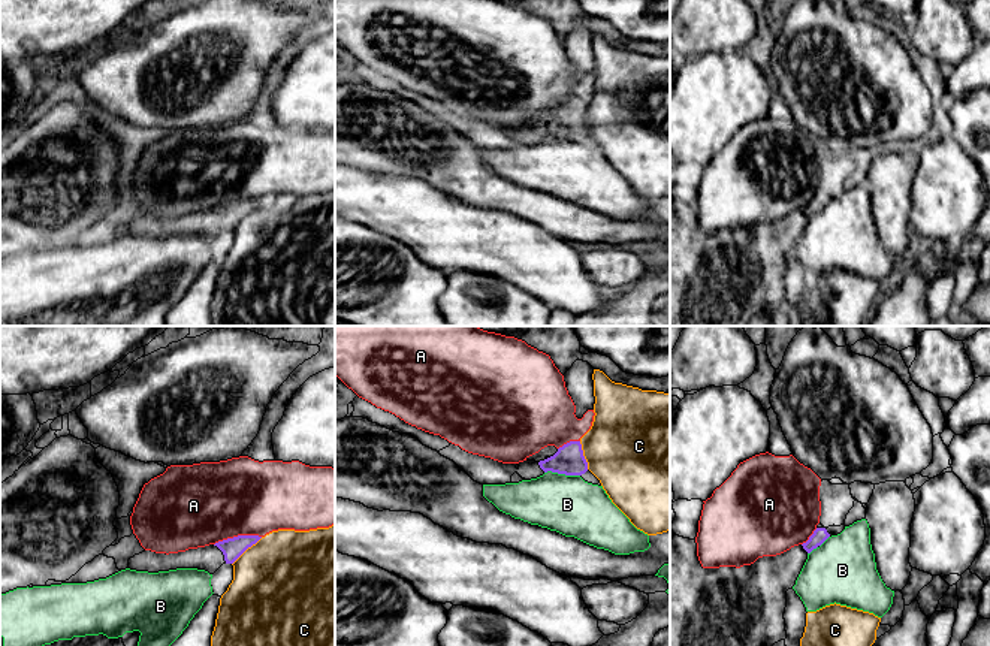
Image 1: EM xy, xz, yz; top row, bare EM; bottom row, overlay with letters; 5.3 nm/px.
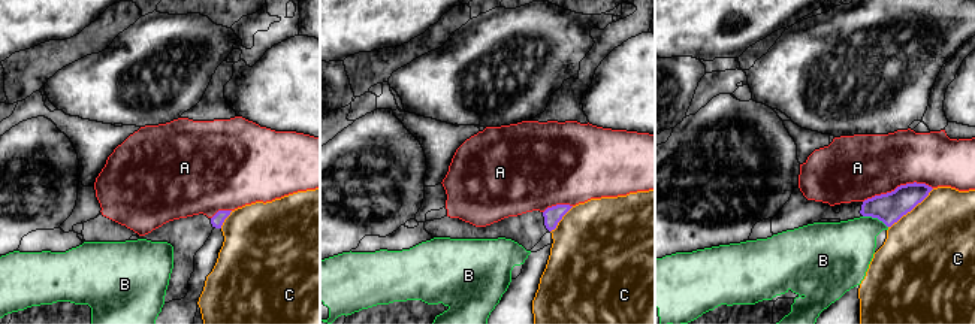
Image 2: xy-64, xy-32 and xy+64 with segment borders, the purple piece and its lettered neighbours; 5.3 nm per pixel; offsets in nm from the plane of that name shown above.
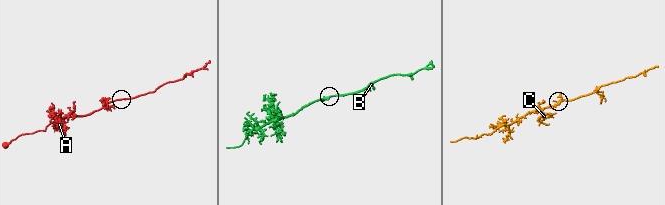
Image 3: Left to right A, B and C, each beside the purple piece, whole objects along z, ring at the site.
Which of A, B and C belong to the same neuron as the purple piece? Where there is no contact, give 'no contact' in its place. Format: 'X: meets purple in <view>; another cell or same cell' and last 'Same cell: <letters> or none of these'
A: meets purple in xy; another cell
B: meets purple in xz; another cell
C: meets purple in xy; another cell
Same cell: none of these

